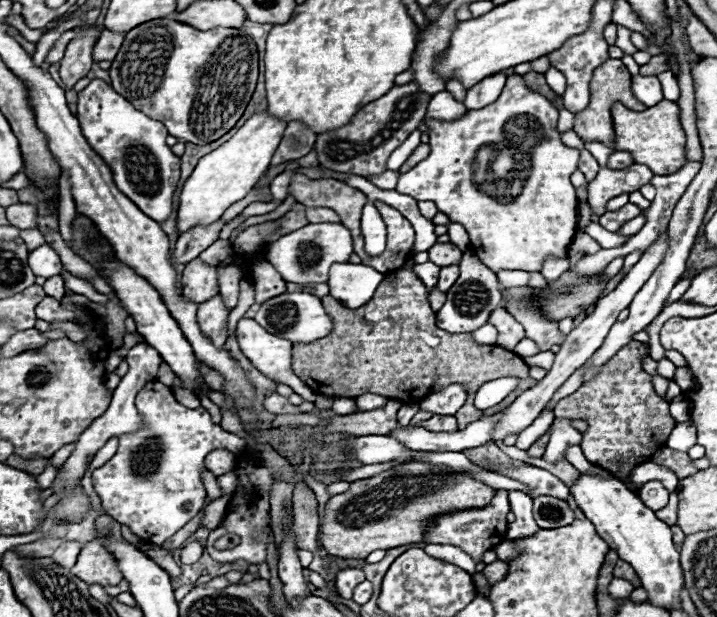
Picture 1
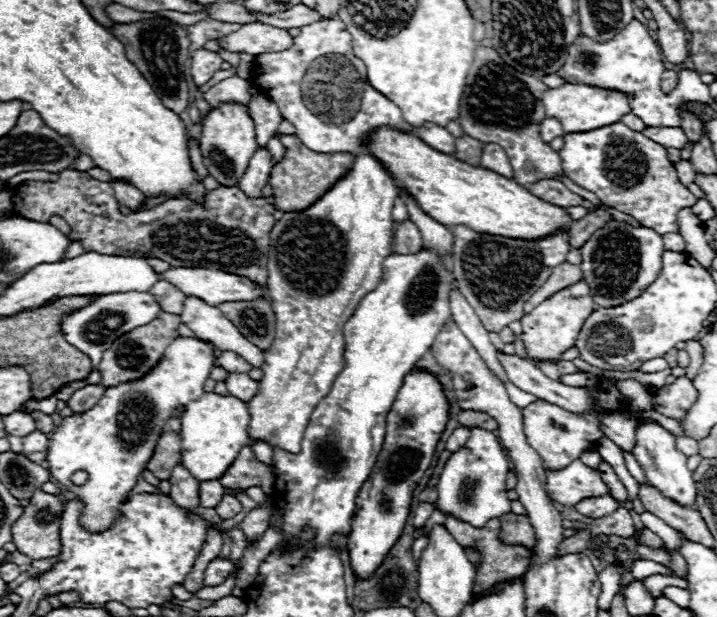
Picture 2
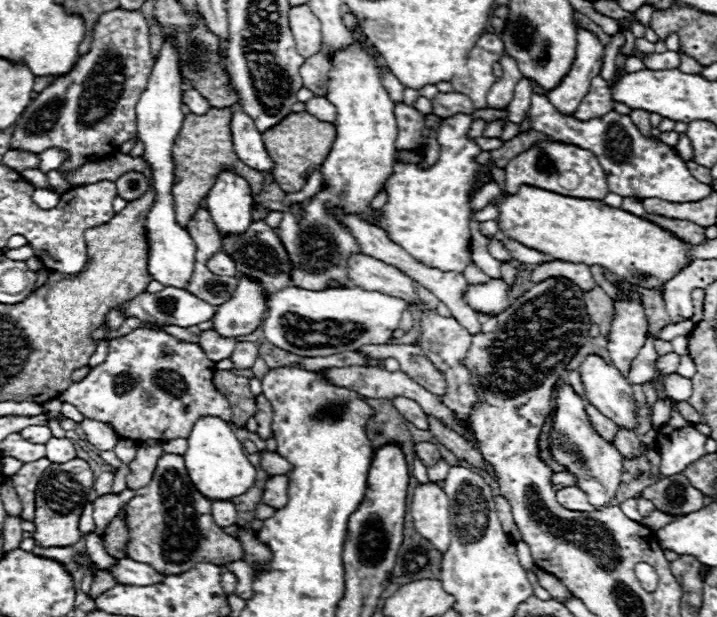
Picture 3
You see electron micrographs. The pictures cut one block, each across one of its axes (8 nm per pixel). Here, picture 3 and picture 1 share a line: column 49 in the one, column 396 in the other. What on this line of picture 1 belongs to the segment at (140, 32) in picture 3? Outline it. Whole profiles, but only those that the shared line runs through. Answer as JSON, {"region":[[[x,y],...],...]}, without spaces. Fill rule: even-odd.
{"region":[[[414,82],[406,86],[392,86],[388,94],[360,108],[346,126],[336,128],[334,132],[318,134],[314,150],[318,154],[320,166],[358,176],[386,172],[388,156],[412,134],[412,130],[418,128],[426,114],[428,102],[430,102],[428,94],[420,92],[420,88]],[[346,142],[350,142],[352,146],[346,146]]]}

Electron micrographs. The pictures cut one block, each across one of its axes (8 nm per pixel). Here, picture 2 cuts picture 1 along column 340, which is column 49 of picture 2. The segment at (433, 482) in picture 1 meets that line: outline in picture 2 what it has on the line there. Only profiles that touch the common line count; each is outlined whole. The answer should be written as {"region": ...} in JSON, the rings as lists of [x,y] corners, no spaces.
{"region":[[[36,490],[24,514],[12,526],[12,536],[18,552],[32,560],[52,558],[60,554],[60,520],[64,504],[60,498]]]}

